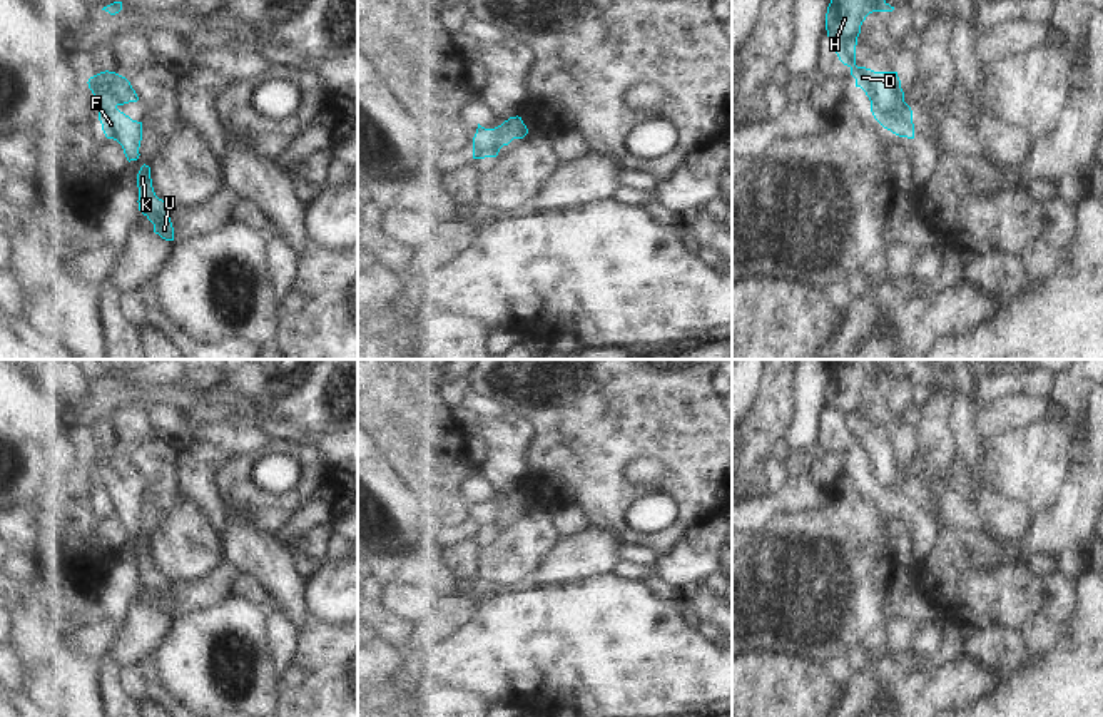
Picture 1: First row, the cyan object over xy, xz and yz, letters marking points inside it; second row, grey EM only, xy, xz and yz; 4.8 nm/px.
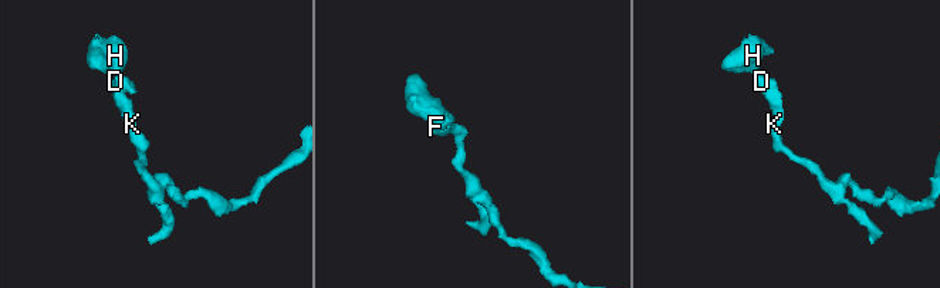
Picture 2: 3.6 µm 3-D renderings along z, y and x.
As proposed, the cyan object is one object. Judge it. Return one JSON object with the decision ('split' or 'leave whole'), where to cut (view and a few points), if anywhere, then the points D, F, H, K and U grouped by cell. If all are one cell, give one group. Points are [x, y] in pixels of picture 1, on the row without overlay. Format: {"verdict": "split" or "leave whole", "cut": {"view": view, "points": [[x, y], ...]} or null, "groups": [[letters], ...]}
{"verdict": "leave whole", "cut": null, "groups": [["D", "F", "H", "K", "U"]]}

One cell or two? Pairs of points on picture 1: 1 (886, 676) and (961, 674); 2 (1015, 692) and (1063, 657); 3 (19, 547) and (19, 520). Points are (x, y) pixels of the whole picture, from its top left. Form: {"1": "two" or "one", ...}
{"1": "one", "2": "one", "3": "one"}

